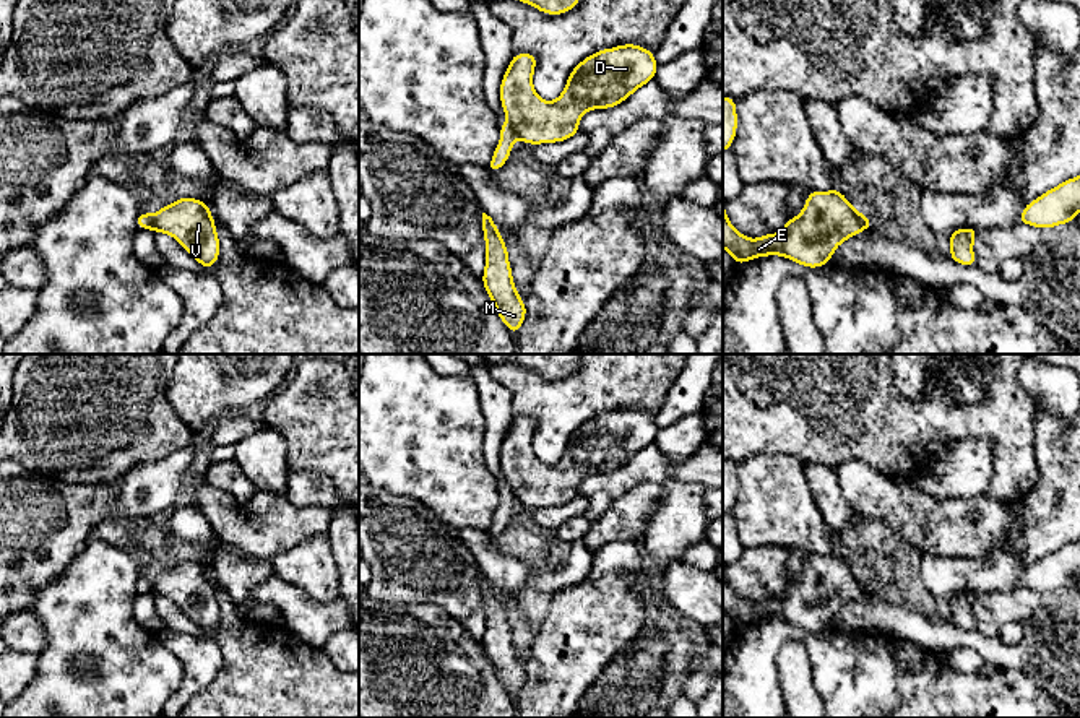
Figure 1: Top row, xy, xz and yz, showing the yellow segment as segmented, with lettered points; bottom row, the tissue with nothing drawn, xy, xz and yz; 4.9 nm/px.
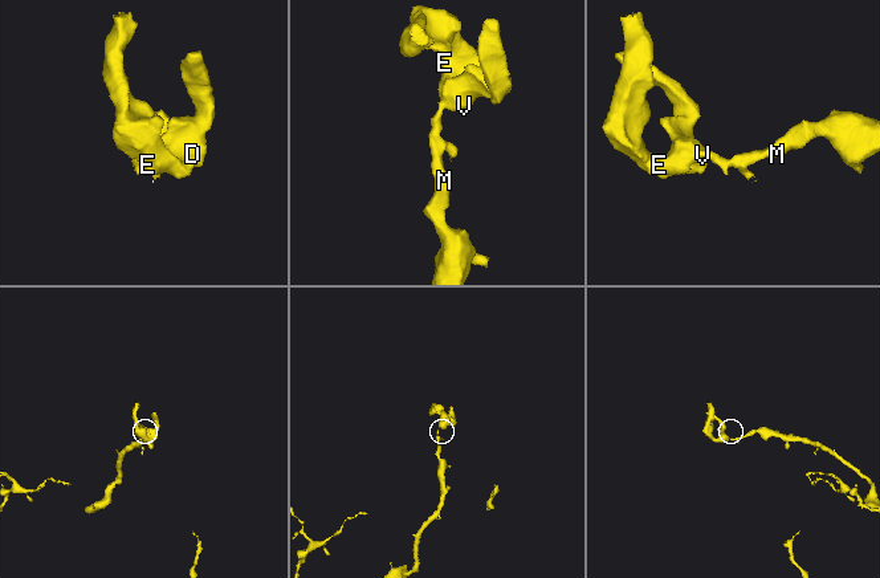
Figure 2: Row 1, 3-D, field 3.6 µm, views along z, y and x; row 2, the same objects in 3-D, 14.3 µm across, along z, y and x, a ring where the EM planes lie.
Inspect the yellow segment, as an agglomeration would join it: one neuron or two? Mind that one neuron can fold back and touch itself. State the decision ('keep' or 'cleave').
cleave

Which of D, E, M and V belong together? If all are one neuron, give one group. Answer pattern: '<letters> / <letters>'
D E V / M

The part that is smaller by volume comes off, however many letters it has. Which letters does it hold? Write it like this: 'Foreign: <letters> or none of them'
Foreign: D, E, V

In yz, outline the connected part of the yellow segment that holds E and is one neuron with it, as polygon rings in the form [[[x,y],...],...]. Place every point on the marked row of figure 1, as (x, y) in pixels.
[[[838,188],[812,190],[802,211],[788,219],[781,232],[749,239],[728,219],[723,198],[723,249],[734,265],[778,255],[807,268],[819,268],[832,262],[840,244],[869,229],[864,218]]]

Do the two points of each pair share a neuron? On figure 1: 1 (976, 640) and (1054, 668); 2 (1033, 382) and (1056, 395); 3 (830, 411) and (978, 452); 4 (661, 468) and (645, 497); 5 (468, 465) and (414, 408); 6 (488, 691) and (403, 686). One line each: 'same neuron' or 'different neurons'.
1: same neuron
2: same neuron
3: different neurons
4: different neurons
5: same neuron
6: same neuron

